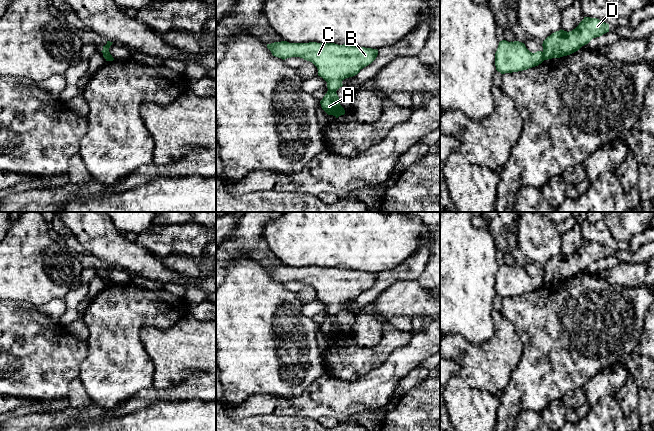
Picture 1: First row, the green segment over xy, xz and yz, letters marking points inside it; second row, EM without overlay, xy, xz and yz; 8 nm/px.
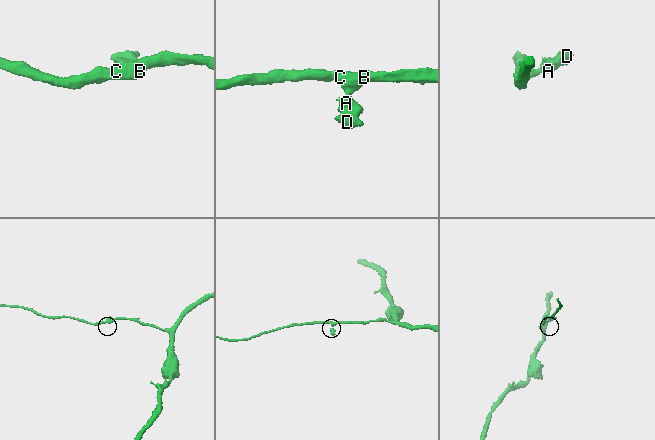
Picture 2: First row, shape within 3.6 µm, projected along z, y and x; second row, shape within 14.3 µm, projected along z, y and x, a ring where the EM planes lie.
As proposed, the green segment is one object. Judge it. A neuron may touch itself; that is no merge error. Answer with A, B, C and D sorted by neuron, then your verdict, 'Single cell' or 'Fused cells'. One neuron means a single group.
Groups: A D / B C. Fused cells

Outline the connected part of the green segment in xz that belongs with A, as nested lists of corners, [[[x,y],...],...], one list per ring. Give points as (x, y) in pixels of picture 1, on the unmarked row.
[[[327,315],[320,325],[322,333],[328,338],[338,342],[345,338],[344,332],[340,329],[339,321],[336,316]]]

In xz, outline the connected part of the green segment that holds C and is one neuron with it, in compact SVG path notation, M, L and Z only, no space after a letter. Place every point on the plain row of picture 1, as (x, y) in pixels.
M281 265L267 268L267 272L273 280L283 284L300 281L312 286L318 293L318 300L327 306L328 314L333 316L343 310L344 303L357 299L378 279L377 273L335 267Z

